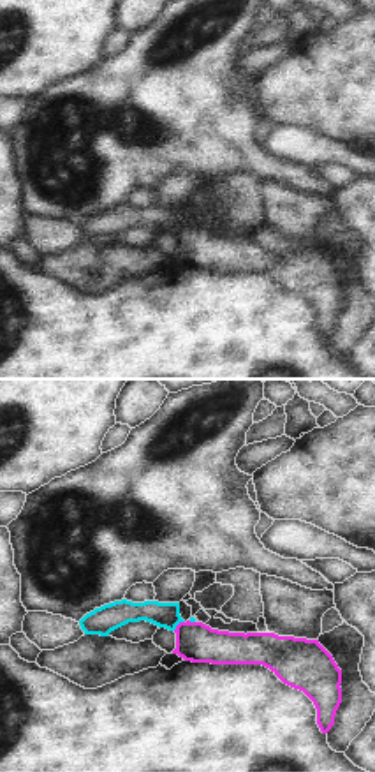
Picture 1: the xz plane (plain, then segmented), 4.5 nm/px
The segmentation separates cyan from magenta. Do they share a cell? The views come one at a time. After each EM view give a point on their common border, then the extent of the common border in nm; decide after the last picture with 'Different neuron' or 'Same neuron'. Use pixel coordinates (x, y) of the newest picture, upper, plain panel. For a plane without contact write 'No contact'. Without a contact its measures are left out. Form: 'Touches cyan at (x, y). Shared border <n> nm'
Touches cyan at (178, 228). Shared border 70 nm.

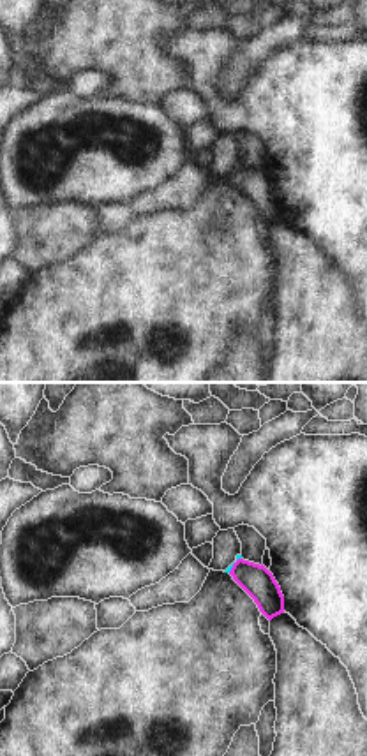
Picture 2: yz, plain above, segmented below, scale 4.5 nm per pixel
Touches cyan at (233, 168). Shared border 90 nm.

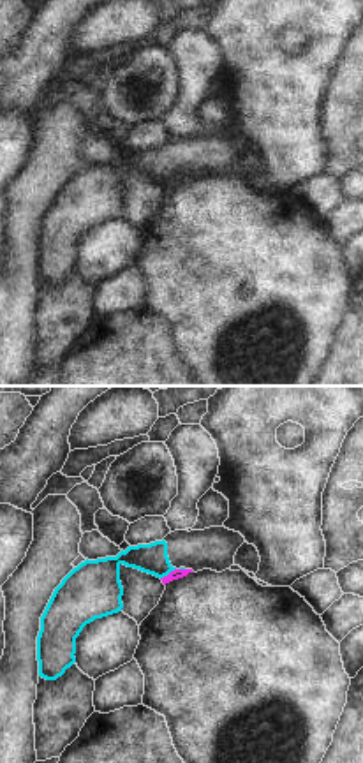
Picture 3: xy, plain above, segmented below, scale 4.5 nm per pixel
Touches cyan at (168, 178). Shared border 90 nm.

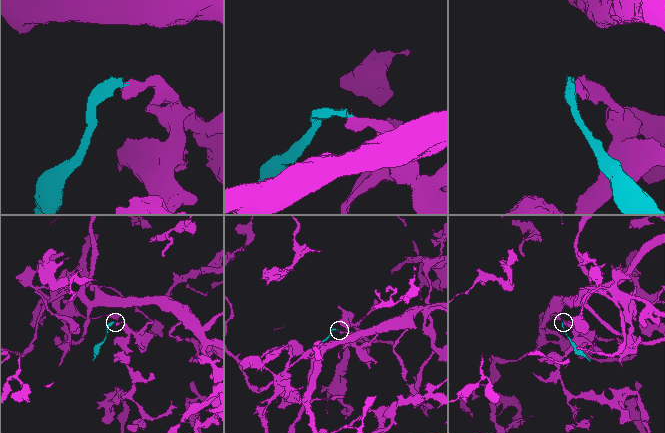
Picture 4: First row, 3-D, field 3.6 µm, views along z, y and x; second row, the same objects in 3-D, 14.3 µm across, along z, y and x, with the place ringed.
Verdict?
Different neuron.

